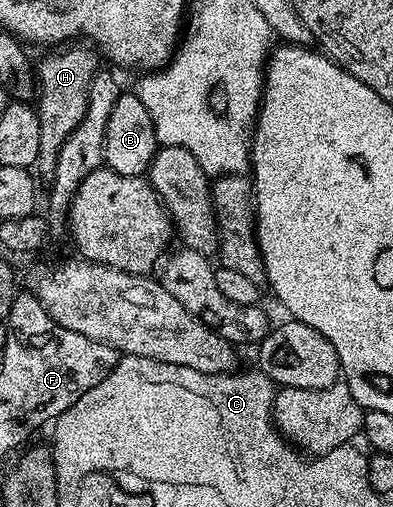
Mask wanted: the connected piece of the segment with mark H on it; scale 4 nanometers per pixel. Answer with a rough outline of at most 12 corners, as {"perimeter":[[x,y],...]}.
{"perimeter":[[61,46],[35,72],[38,177],[87,114],[92,47]]}

